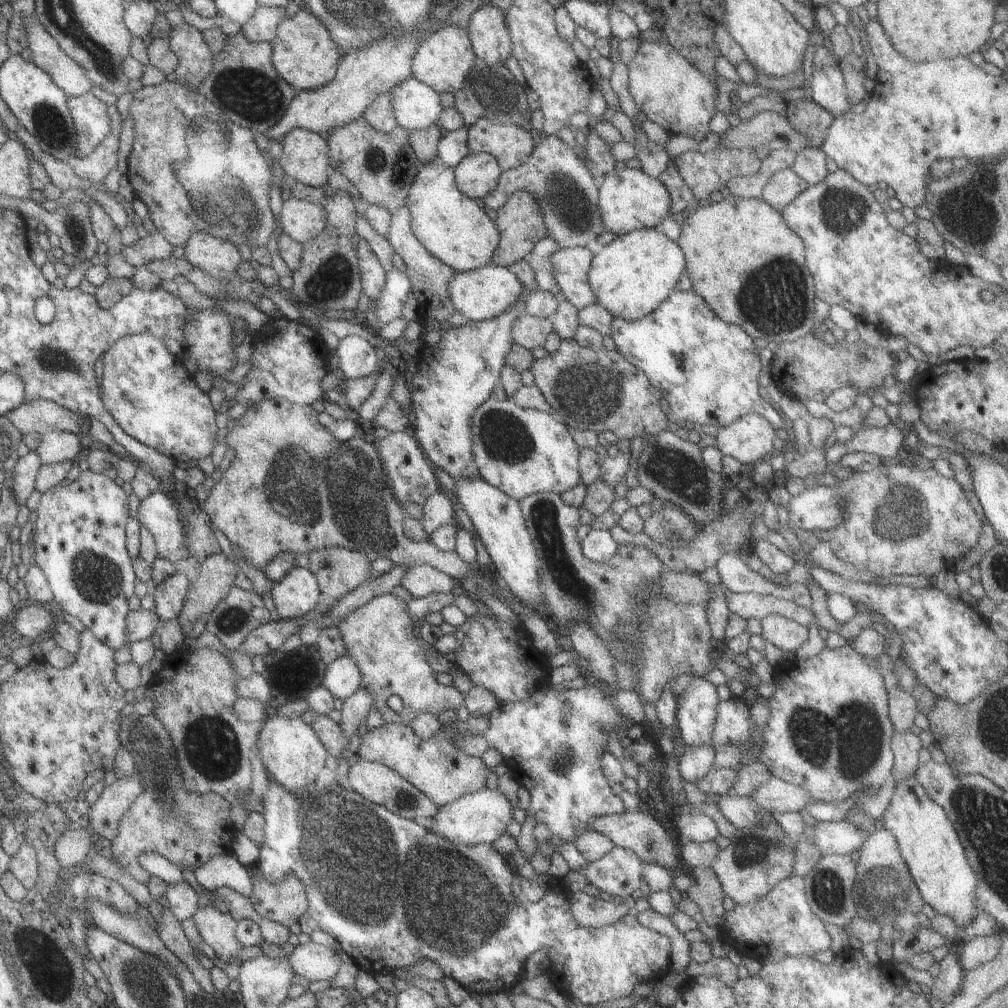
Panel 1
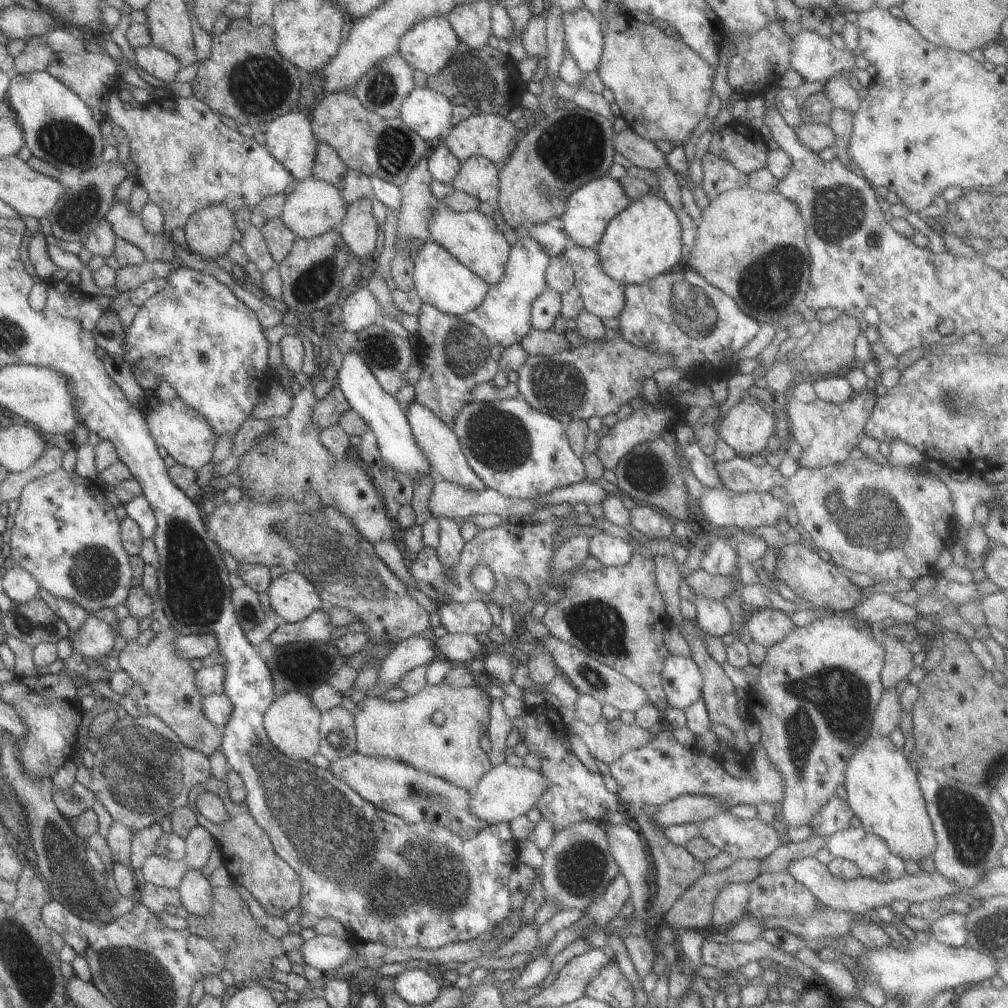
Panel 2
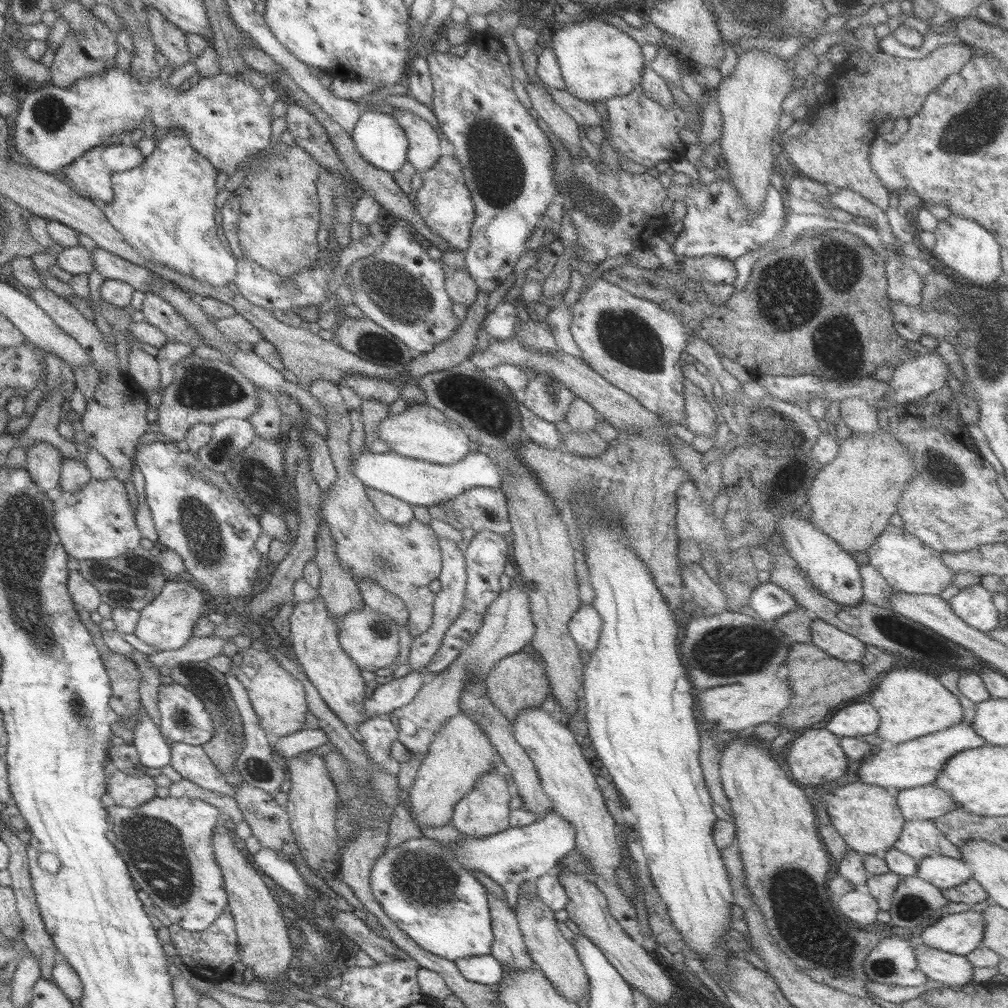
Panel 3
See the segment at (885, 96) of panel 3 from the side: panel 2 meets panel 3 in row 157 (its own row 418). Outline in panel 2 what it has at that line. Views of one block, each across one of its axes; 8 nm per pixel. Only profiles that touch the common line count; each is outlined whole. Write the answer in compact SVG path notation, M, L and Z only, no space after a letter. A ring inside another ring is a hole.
M866 390L855 395L842 404L816 399L814 402L803 403L787 394L787 403L784 407L788 420L788 428L792 440L802 446L802 454L797 460L800 467L825 467L837 465L850 457L853 448L858 447L864 430L874 406L876 406L876 393Z

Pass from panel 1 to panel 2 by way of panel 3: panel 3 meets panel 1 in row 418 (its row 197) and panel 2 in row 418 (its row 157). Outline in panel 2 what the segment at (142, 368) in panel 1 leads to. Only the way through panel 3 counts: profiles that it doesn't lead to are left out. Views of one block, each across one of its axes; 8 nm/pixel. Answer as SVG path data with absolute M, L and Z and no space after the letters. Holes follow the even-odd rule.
M180 398L159 399L155 404L145 404L141 412L150 429L152 438L156 441L156 446L163 454L170 454L178 464L195 471L211 462L218 436L214 434L212 426L206 422L206 418L186 406Z

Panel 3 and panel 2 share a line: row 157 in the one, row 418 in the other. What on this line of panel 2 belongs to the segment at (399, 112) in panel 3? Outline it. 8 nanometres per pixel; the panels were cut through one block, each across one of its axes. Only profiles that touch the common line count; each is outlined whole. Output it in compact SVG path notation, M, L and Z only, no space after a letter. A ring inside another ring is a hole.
M414 401L412 404L408 404L408 410L405 413L410 423L414 440L416 440L416 444L420 446L420 450L428 458L428 462L432 464L432 472L437 479L456 482L456 484L460 484L464 488L472 488L472 490L487 489L486 485L478 478L478 475L470 468L466 456L464 456L464 452L460 448L456 433L443 420L440 420L440 417L436 416L435 412Z

